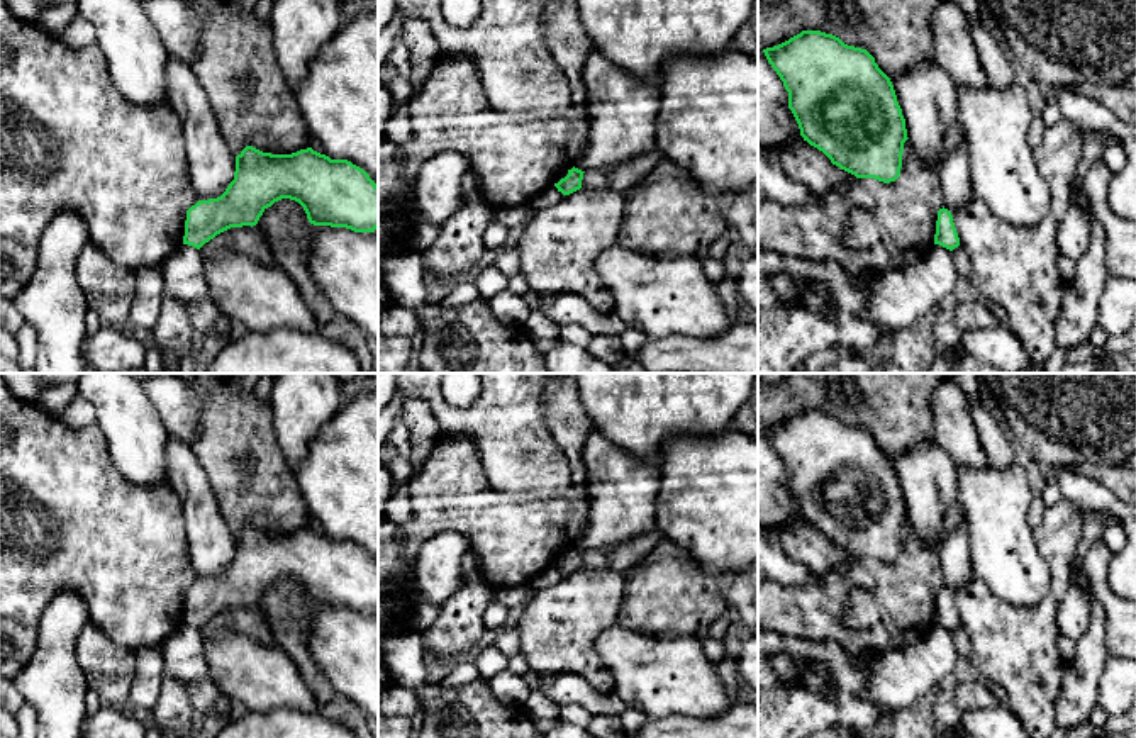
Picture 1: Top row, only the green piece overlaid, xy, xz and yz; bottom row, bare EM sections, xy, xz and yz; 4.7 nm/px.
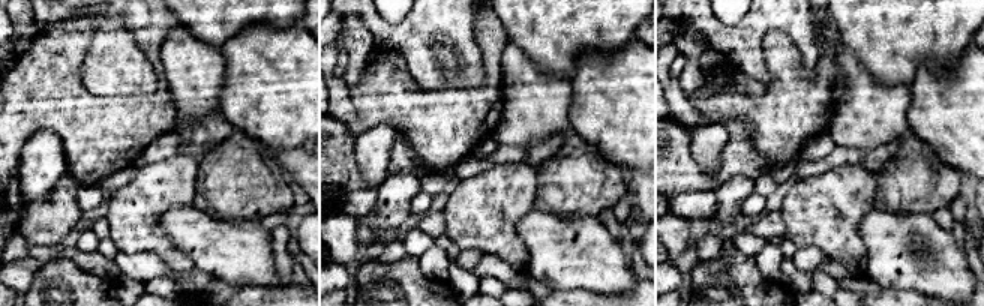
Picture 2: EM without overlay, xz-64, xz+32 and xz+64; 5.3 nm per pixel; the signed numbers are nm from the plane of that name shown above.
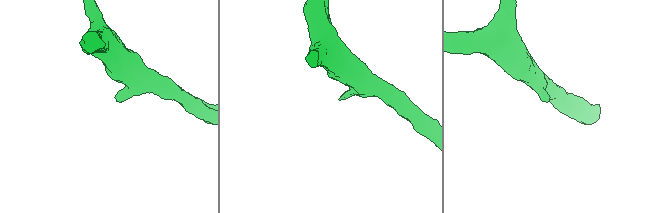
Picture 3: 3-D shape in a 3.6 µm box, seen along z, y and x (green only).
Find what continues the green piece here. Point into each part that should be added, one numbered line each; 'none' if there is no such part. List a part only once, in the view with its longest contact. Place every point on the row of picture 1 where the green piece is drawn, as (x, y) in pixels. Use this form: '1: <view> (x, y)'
none

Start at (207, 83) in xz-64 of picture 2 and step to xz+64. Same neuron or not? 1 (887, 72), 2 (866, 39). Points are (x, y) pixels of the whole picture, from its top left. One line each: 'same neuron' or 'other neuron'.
1: other neuron
2: other neuron

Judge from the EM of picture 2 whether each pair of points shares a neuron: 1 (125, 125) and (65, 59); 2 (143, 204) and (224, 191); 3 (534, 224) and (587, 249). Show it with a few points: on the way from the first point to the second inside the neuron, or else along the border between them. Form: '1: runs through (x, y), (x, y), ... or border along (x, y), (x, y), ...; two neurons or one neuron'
1: runs through (104, 122), (65, 80); one neuron
2: border along (198, 161), (195, 195), (191, 203); two neurons
3: runs through (548, 237), (563, 249), (573, 249); one neuron

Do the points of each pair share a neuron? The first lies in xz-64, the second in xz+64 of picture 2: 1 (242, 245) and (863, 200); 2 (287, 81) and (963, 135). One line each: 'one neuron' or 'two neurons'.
1: two neurons
2: one neuron

